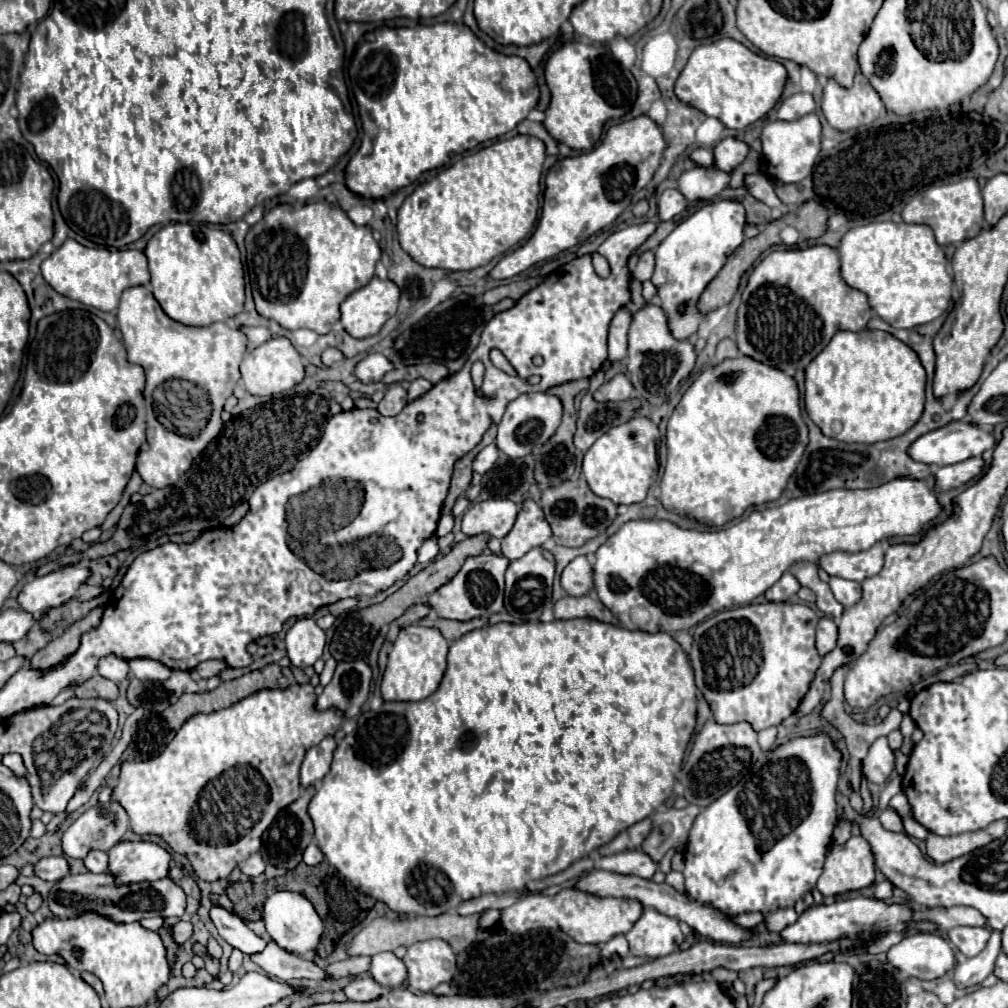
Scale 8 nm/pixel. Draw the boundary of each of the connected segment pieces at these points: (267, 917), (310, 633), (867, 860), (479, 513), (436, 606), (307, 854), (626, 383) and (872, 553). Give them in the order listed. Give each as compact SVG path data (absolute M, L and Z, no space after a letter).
M274 892L264 904L264 924L266 924L266 932L270 934L270 938L282 950L288 950L298 956L316 950L320 936L322 936L322 930L324 930L322 920L316 914L310 900L306 900L298 892Z
M302 618L286 632L286 650L288 658L296 668L314 666L324 650L324 630L312 620Z
M852 836L844 846L830 848L816 888L822 896L836 896L870 886L874 874L874 856L868 842L862 836Z
M506 498L476 502L464 514L462 532L466 536L490 534L490 536L502 540L512 530L518 510L520 510L518 504L514 504L512 500L506 500Z
M480 554L472 556L464 562L460 572L442 588L438 588L434 594L428 596L426 604L432 606L432 610L440 618L450 620L472 620L478 616L492 616L502 610L502 598L504 598L504 574L510 560L496 554Z
M310 844L306 850L304 850L304 854L302 854L302 862L304 864L308 864L308 866L316 866L318 862L322 862L322 852L320 852L320 848L316 846L316 844Z
M624 374L614 376L610 382L606 382L604 386L600 386L594 392L596 402L624 402L632 396L632 384Z
M874 544L870 550L848 554L848 552L832 552L820 558L820 566L830 576L840 576L846 580L862 582L870 576L876 576L884 564L884 548L882 544Z

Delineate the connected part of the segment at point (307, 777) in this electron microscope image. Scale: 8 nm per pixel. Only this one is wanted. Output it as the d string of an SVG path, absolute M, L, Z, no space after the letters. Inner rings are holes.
M328 736L320 744L312 746L306 752L304 762L302 762L302 768L300 768L300 784L304 788L316 786L326 776L326 772L330 770L334 748L336 748L336 742L334 742L332 736Z

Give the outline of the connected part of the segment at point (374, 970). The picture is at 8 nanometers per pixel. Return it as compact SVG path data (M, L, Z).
M380 952L372 956L370 974L378 984L388 988L398 988L406 980L406 966L392 952Z

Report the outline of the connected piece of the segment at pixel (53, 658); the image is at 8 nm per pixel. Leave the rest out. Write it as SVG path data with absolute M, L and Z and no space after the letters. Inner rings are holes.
M96 606L86 618L74 622L64 634L60 634L52 642L48 642L46 648L38 650L30 660L32 668L50 668L54 664L62 662L66 656L70 656L78 648L80 636L100 624L100 618L102 618L102 606Z

